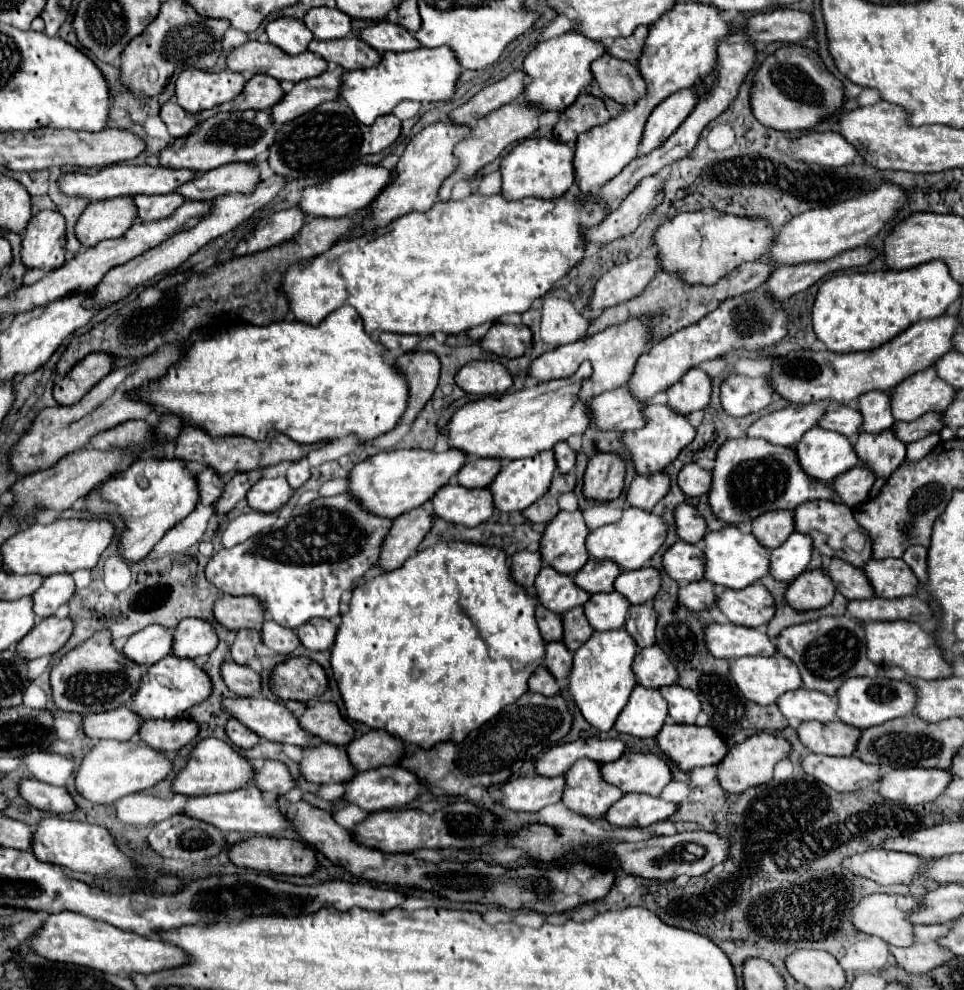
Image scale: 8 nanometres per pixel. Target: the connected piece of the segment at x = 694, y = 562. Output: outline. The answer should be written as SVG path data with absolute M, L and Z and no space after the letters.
M675 542L663 554L663 568L677 584L689 584L703 580L701 568L701 550L695 544Z

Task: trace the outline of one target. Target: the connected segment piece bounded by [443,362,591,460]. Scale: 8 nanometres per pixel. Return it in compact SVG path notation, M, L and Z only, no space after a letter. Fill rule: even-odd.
M583 362L571 378L469 402L451 416L443 436L447 436L449 448L479 458L515 460L533 456L541 450L551 450L557 442L565 442L569 436L583 434L589 428L587 402L577 400L581 380L587 376L591 376L591 364Z

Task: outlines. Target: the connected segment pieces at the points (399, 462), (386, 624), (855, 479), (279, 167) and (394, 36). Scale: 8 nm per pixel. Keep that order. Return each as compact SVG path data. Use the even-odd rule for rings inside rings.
M393 450L379 452L359 464L347 476L347 492L369 514L381 518L397 518L413 508L423 506L441 486L445 486L461 468L465 456L461 452L429 452L429 450Z
M441 542L431 548L425 548L411 556L401 568L383 572L367 582L365 588L355 588L349 600L349 608L341 614L341 626L337 628L335 644L331 648L331 670L339 686L341 698L345 702L345 712L349 720L361 722L373 730L385 730L391 736L397 736L405 744L415 744L423 750L433 748L439 742L461 742L469 732L477 730L493 716L497 716L505 706L515 704L527 692L527 680L535 668L543 662L545 642L541 640L539 628L535 624L535 602L527 592L511 580L507 556L499 548L485 548L465 542Z
M857 464L849 472L837 476L829 486L833 488L833 492L841 498L845 506L857 508L861 502L867 500L873 482L875 482L875 476L867 468Z
M325 102L319 108L283 124L277 132L275 144L269 148L269 166L289 178L329 178L337 172L349 170L363 156L389 148L401 134L401 120L393 114L381 116L371 126L361 124L345 102Z
M379 22L361 30L361 40L379 52L405 52L421 48L421 42L417 42L409 30L391 22Z

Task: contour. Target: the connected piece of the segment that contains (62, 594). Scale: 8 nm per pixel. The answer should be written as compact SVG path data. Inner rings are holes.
M49 576L43 584L33 592L33 612L37 620L49 618L55 610L65 604L75 590L75 582L71 576Z

